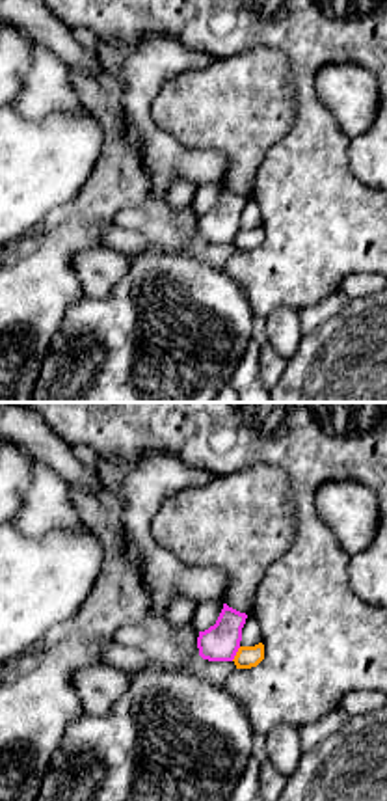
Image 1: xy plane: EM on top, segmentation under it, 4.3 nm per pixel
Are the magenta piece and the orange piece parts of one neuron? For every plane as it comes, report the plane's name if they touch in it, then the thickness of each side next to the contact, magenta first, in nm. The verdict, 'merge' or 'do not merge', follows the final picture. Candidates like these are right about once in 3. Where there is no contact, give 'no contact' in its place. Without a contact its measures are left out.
xy | 160/100 nm

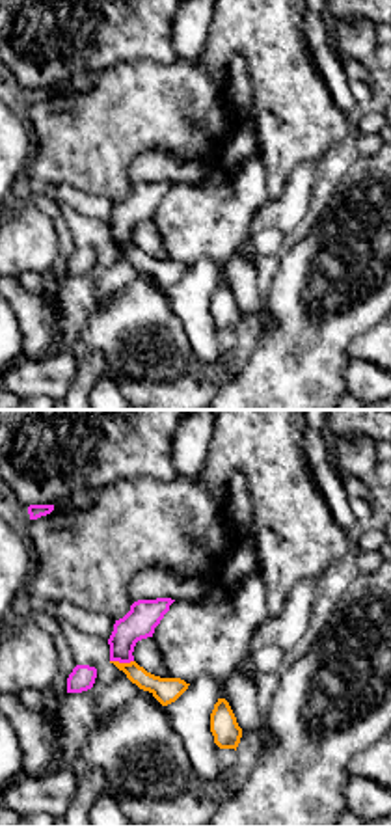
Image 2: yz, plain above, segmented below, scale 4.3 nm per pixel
yz | 140/110 nm

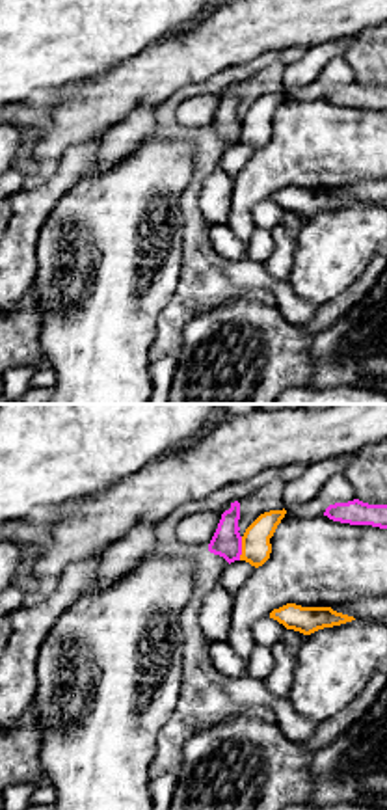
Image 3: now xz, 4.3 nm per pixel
xz | 130/130 nm

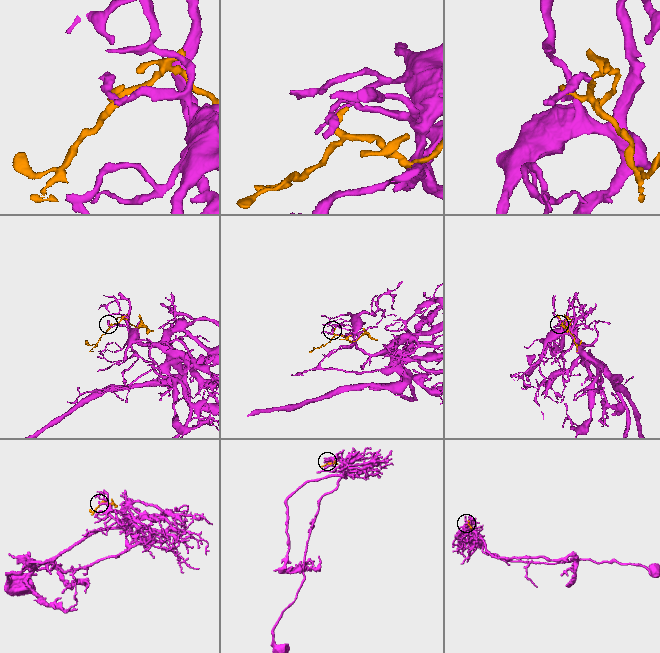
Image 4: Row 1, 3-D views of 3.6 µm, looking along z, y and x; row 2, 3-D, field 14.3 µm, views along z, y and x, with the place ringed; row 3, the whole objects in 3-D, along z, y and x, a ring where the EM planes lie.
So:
do not merge

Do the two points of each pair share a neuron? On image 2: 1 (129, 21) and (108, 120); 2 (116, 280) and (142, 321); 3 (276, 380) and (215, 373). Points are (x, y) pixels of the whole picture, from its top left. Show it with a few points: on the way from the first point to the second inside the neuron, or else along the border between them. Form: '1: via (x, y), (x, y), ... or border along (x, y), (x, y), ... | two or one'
1: border along (164, 64), (149, 60), (116, 62), (99, 71) | two
2: border along (153, 280), (133, 280), (95, 310) | two
3: border along (239, 375), (222, 384) | two

